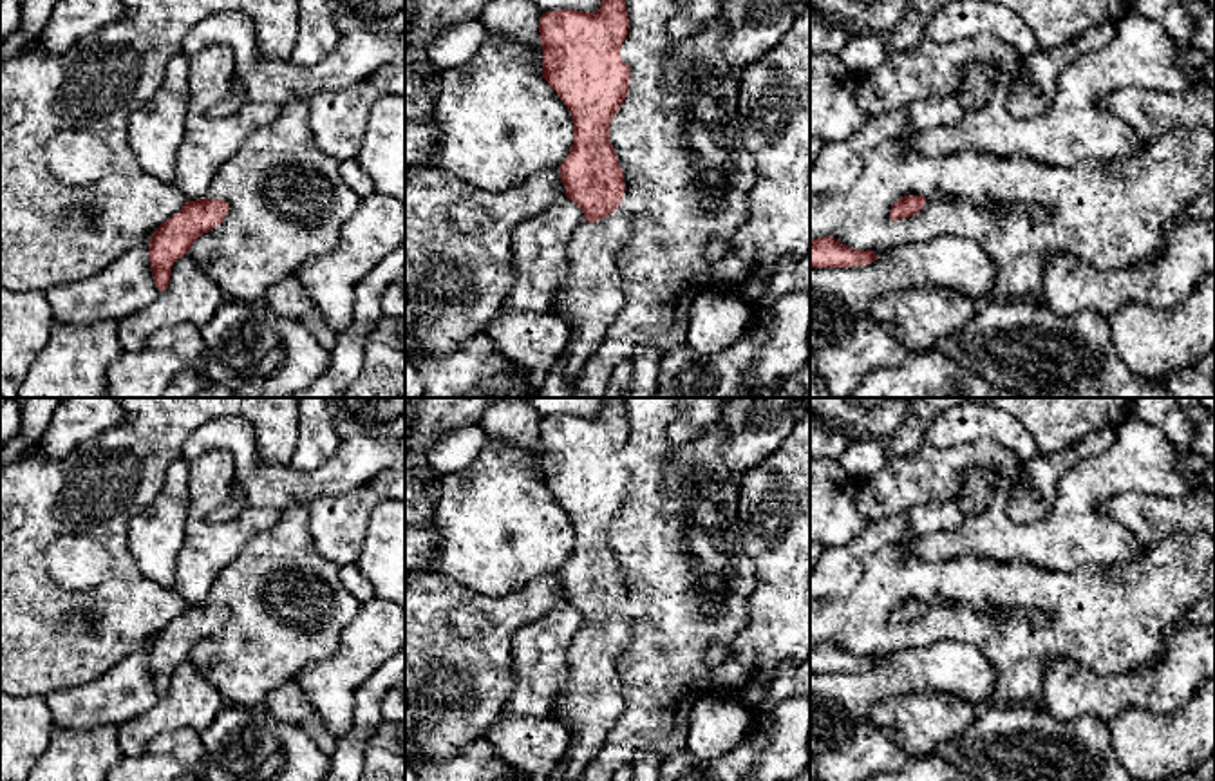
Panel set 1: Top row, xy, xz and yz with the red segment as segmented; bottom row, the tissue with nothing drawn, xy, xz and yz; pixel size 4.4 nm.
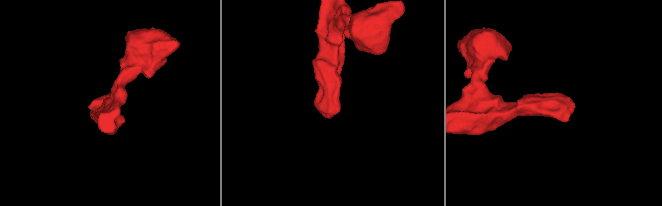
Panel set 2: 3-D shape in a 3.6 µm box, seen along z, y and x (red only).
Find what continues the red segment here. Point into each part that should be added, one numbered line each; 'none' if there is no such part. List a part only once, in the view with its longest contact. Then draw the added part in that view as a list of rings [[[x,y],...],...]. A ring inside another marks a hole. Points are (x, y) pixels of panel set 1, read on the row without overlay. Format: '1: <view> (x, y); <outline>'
1: xz (592, 702); [[[624,615],[595,627],[584,626],[571,640],[566,654],[568,680],[551,718],[571,736],[560,761],[568,781],[580,779],[624,712],[617,658],[629,642],[631,622]]]

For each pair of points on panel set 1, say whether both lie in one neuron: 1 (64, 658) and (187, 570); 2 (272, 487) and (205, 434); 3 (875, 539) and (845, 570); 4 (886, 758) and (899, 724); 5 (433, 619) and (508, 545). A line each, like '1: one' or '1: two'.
1: two
2: one
3: one
4: two
5: two

